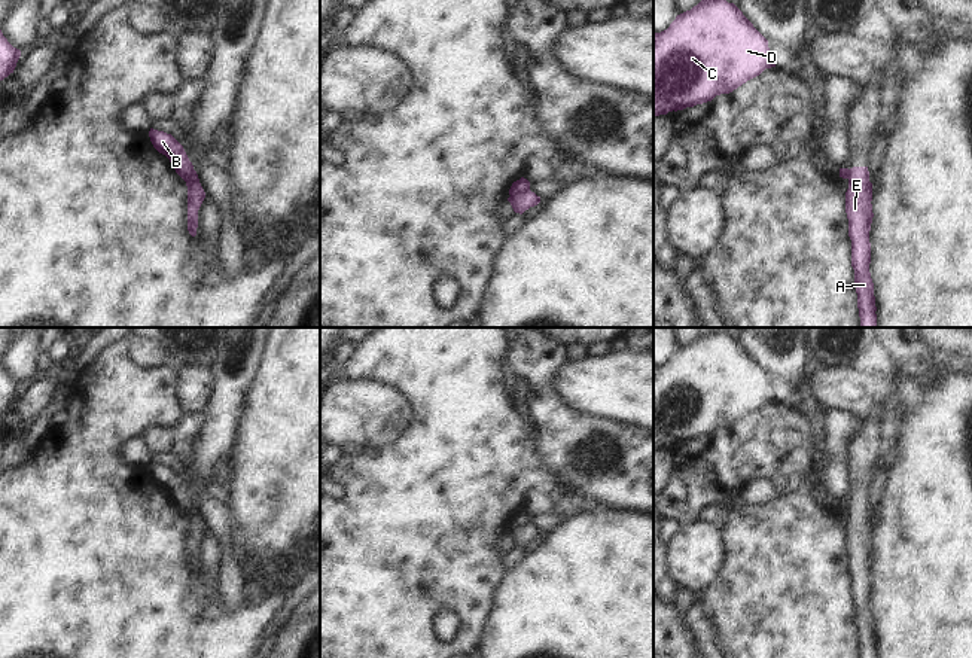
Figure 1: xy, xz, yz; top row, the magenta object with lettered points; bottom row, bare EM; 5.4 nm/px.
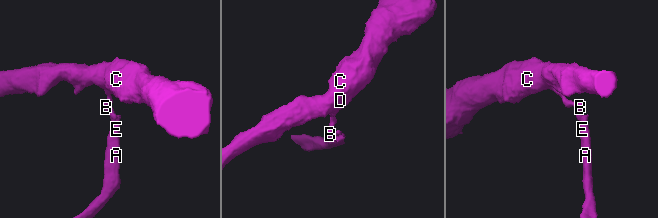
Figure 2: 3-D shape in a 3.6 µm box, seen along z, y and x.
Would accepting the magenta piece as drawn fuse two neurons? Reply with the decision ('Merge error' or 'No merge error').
Merge error.

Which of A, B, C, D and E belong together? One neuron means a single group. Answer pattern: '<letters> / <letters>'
A E / B C D

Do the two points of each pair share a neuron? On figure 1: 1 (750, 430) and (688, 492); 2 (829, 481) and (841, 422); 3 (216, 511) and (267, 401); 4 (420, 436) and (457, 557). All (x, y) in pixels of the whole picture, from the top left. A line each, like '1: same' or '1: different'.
1: same
2: same
3: different
4: same

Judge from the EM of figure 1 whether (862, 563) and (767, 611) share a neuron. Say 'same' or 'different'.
different

